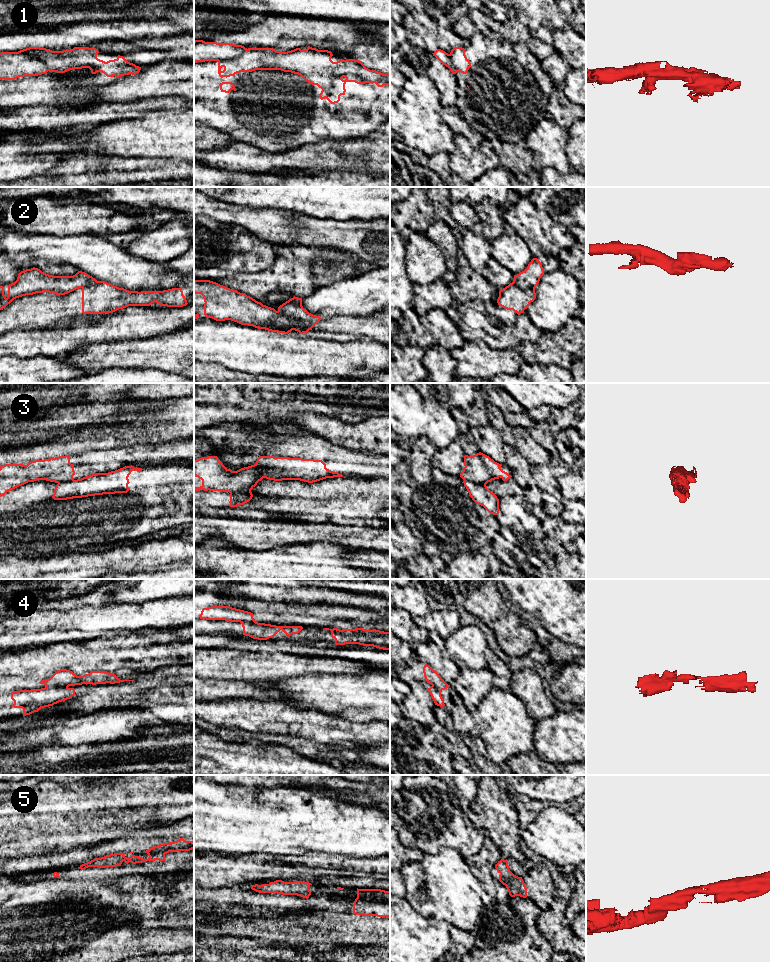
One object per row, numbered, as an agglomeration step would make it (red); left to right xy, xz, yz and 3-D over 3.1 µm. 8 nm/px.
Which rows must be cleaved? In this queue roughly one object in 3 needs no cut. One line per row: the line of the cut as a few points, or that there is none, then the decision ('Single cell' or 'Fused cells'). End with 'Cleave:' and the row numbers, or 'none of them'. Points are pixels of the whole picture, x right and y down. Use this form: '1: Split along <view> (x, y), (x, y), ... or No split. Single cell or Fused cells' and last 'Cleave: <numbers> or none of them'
1: Split along xy (20, 50), (38, 57), (48, 70). Fused cells
2: Split along xz (277, 311), (294, 320), (288, 326), (291, 330). Fused cells
3: Split along yz (464, 479), (485, 485). Fused cells
4: No split. Single cell
5: No split. Single cell
Cleave: 1, 2, 3

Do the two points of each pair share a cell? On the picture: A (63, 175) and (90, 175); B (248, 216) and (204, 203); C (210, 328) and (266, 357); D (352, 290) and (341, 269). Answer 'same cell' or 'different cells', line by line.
A: same cell
B: same cell
C: same cell
D: different cells

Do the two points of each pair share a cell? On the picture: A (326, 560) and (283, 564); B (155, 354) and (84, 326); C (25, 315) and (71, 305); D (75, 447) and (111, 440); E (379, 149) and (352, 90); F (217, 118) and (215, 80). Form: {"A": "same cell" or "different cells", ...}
{"A": "same cell", "B": "different cells", "C": "same cell", "D": "same cell", "E": "different cells", "F": "same cell"}

